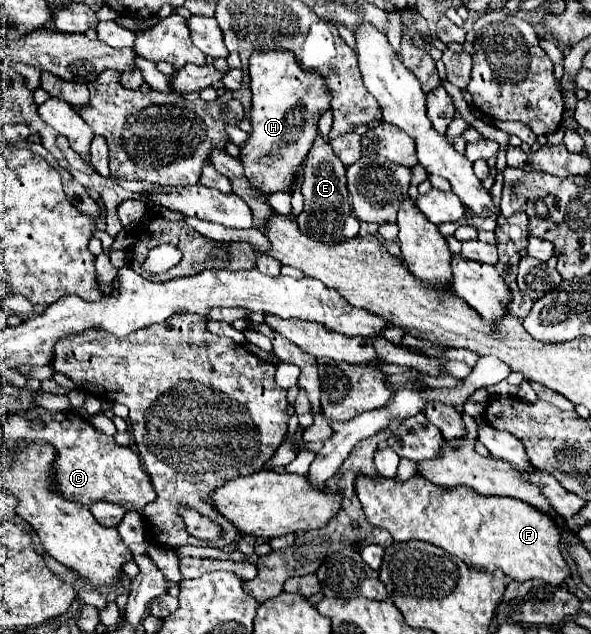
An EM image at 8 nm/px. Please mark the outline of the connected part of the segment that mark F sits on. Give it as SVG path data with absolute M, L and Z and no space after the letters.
M414 474L404 482L382 476L358 476L356 496L368 522L388 530L396 542L430 542L458 556L472 568L490 572L500 568L506 576L518 582L540 578L558 586L570 576L560 552L562 530L550 516L520 500L482 496L468 486L442 488L420 474Z

